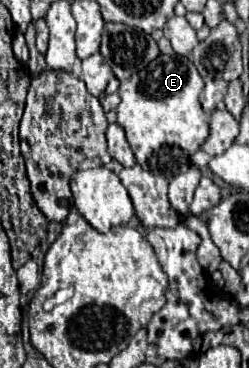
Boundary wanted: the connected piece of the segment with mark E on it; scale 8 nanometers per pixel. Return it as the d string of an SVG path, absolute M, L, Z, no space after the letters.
M159 55L129 81L121 81L117 123L125 129L135 159L145 171L171 179L189 169L191 157L209 137L209 117L199 103L201 91L203 79L195 65L179 55Z

